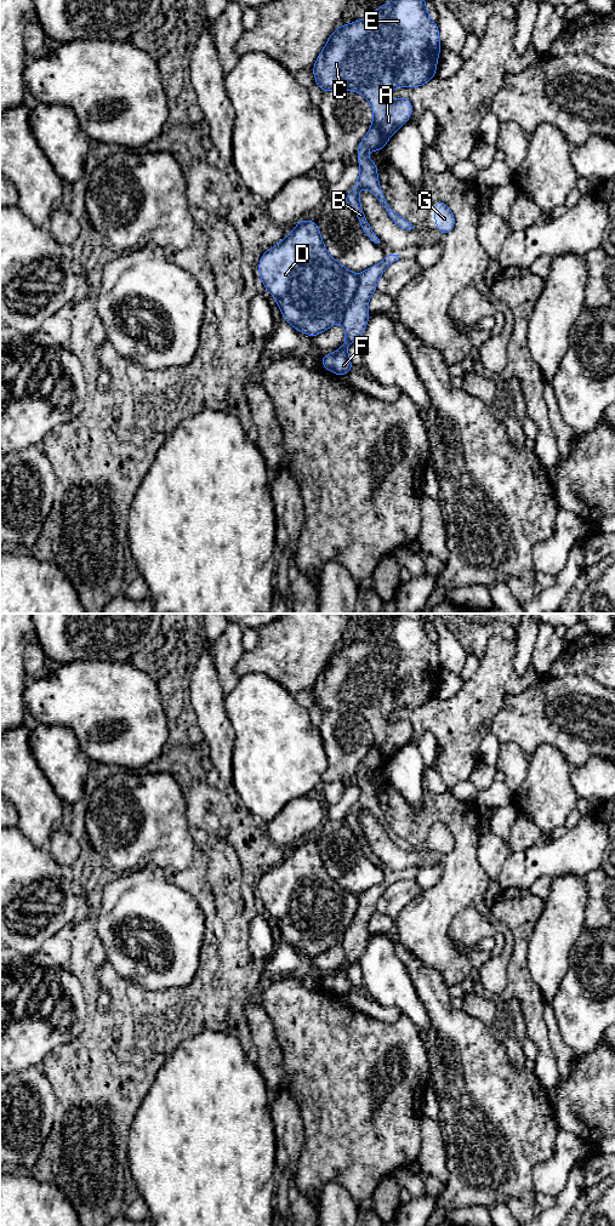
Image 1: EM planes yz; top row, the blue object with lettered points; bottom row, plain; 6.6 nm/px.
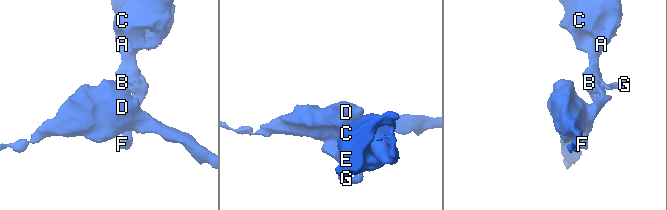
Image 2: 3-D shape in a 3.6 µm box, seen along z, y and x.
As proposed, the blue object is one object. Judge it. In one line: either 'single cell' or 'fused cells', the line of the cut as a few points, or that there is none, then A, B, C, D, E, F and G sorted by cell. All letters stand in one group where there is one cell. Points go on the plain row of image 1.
fused cells; cut in yz along (358, 896), (357, 912), (340, 941); A B C E F G / D

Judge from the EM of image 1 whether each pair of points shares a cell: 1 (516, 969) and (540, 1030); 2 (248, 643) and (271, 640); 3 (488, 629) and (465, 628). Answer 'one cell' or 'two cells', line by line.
1: one cell
2: two cells
3: one cell

